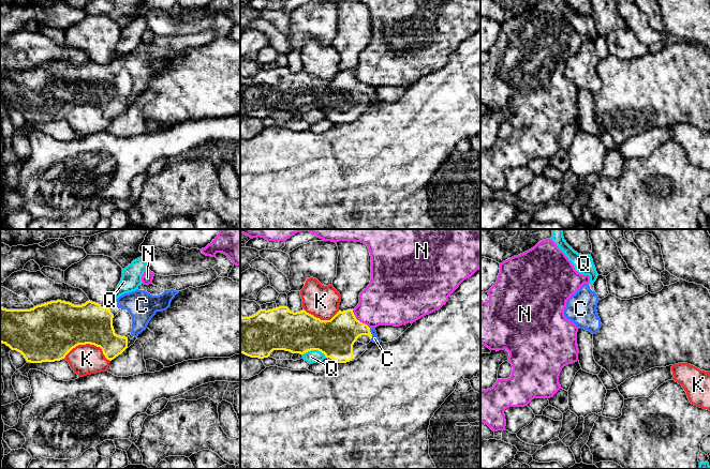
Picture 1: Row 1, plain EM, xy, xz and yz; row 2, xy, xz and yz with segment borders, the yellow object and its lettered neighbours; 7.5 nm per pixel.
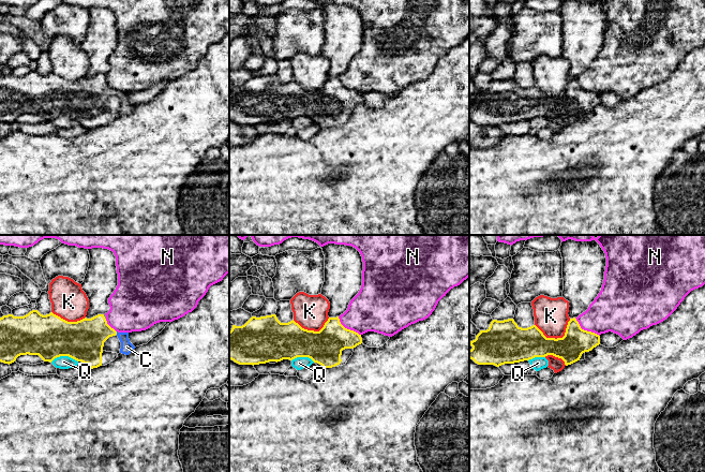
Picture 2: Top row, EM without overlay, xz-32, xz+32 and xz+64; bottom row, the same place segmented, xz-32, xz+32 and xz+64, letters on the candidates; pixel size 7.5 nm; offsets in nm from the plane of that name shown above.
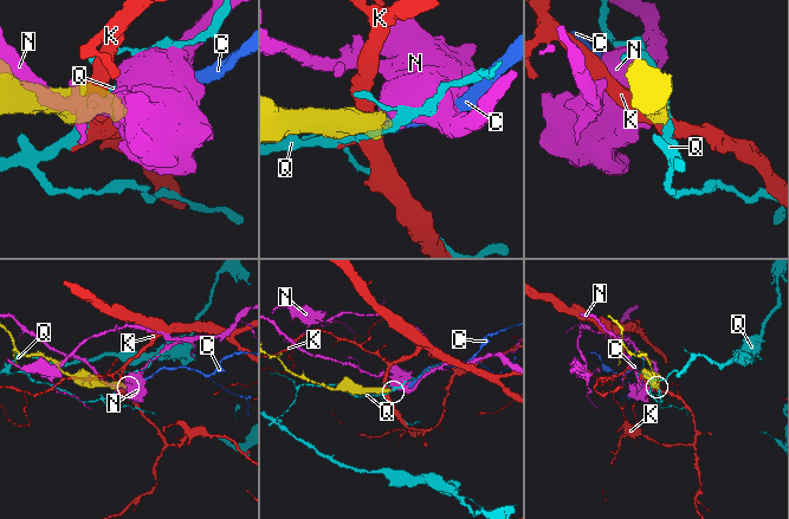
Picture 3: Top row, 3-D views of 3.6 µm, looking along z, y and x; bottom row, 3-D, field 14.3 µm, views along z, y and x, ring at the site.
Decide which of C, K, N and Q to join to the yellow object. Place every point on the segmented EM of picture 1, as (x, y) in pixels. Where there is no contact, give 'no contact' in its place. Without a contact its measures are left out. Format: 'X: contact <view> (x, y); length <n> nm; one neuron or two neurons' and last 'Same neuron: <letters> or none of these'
C: contact xz (371, 334); length 80 nm; one neuron
K: contact xy (88, 343); length 360 nm; two neurons
N: contact xz (358, 320); length 200 nm; two neurons
Q: contact xz (314, 349); length 190 nm; two neurons
Same neuron: C

